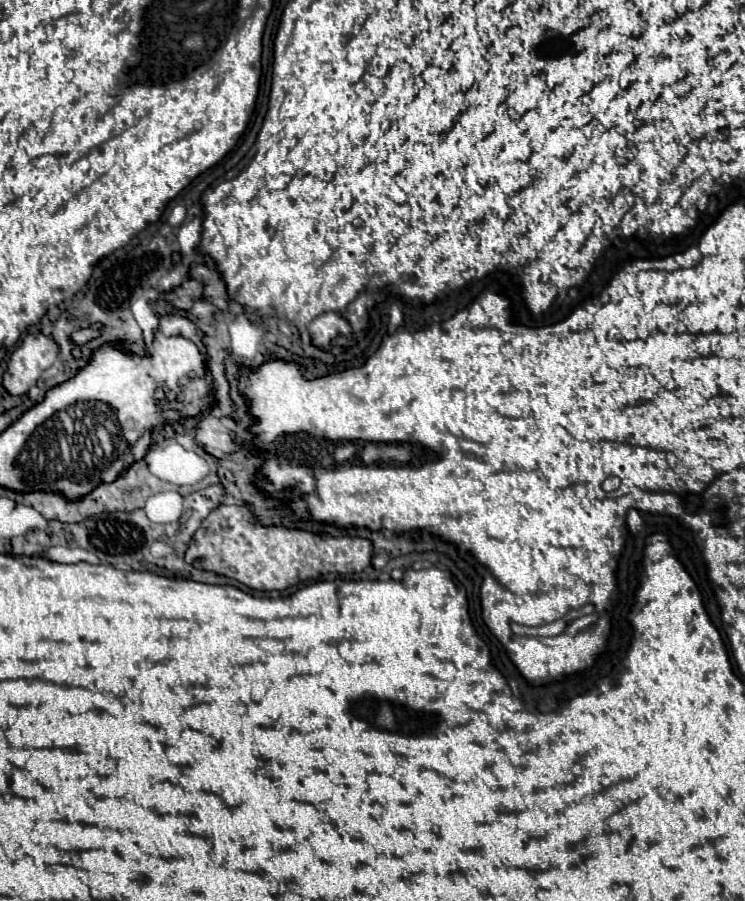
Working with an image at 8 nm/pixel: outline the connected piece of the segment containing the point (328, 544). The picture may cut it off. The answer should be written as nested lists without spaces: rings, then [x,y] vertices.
[[[219,505],[193,535],[185,561],[209,569],[257,591],[283,591],[299,581],[319,579],[325,573],[361,573],[373,557],[373,543],[363,537],[331,537],[321,531],[273,525],[263,527],[247,505]]]

